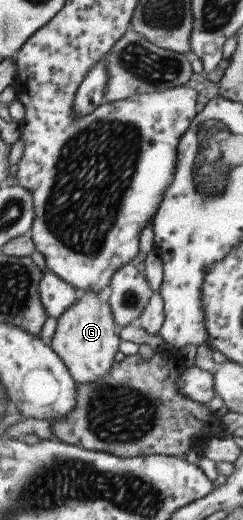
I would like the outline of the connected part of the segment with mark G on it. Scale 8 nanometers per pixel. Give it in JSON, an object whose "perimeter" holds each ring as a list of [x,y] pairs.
{"perimeter":[[[86,291],[63,316],[58,319],[54,337],[49,341],[52,351],[64,362],[76,384],[94,383],[104,379],[115,364],[121,339],[107,300],[100,300],[99,293]]]}

